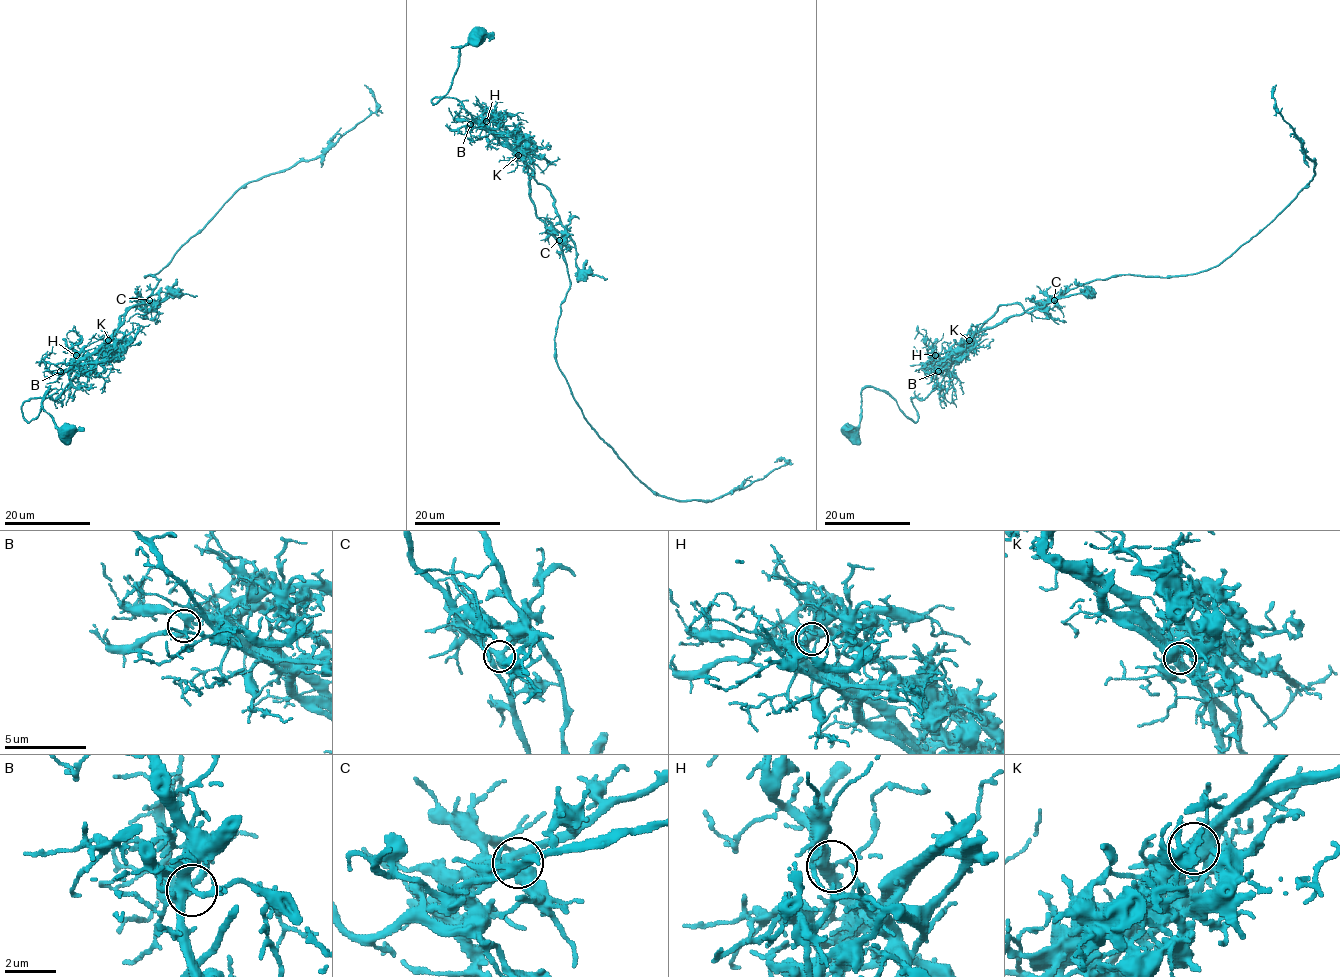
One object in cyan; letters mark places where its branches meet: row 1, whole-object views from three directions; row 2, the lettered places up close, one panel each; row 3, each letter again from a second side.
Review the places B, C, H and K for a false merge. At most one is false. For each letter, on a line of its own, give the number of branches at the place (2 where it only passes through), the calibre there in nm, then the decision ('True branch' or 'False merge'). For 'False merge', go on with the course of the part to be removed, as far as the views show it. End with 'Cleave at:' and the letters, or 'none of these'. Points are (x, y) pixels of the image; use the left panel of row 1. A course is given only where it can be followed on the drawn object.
B: Branches: 5. Thickness 320 nm. True branch
C: Branches: 4. Thickness 420 nm. True branch
H: Branches: 3. Thickness 400 nm. True branch
K: Branches: 3. Thickness 480 nm. False merge. Course of the part to remove: (108, 339), (159, 279), (144, 277), (240, 188), (322, 155), (373, 113), (364, 84)
Cleave at: K

